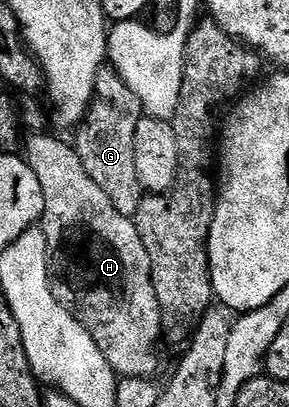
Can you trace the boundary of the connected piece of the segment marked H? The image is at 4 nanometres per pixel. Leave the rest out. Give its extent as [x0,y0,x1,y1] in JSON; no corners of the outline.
[22,132,162,377]

